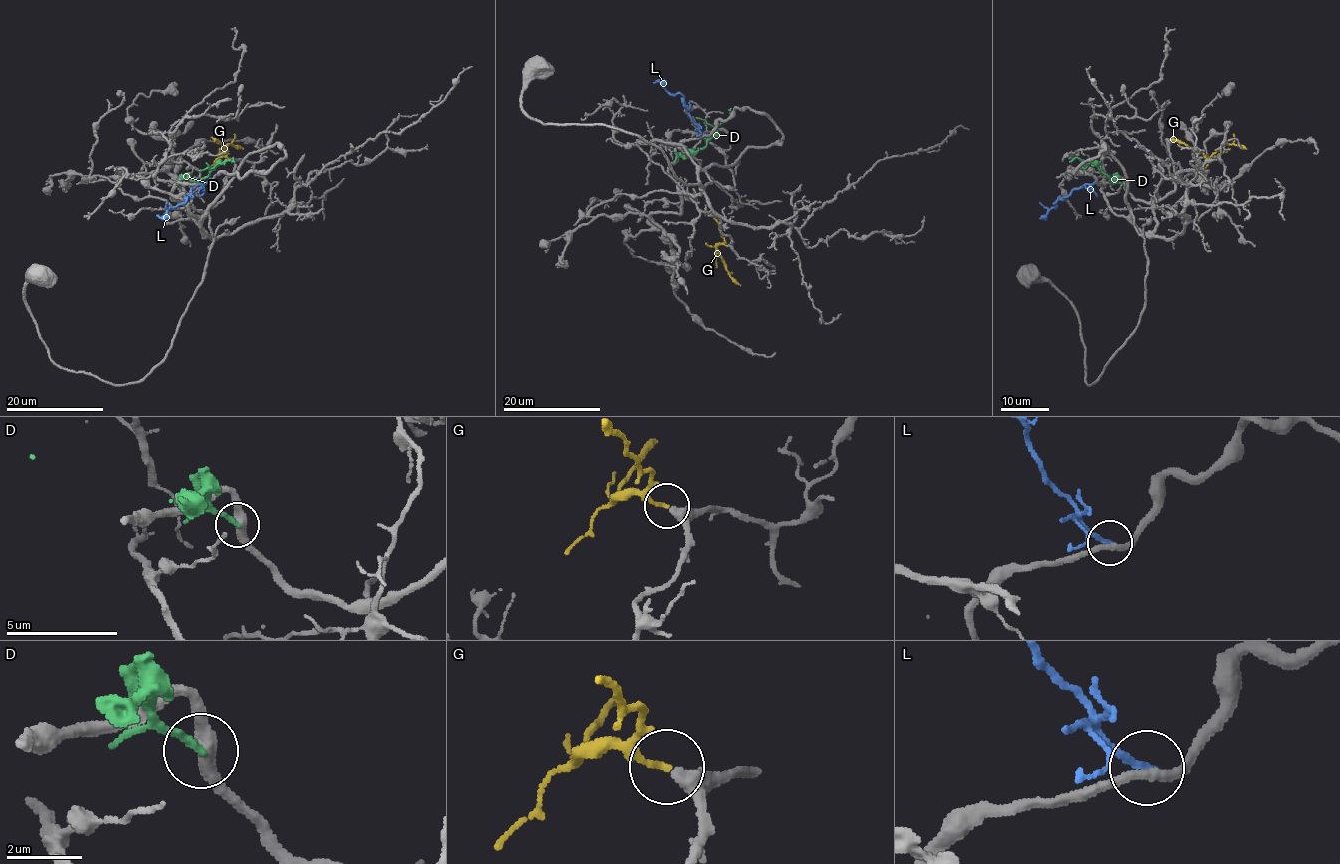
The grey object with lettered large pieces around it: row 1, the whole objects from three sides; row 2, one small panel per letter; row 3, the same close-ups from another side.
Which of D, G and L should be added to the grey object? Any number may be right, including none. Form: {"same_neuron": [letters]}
{"same_neuron": ["G"]}

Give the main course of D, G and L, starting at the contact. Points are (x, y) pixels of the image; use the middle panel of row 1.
D: (674, 163), (678, 157), (695, 154), (701, 149), (729, 118), (731, 108)
G: (728, 245), (719, 244), (717, 252), (728, 273), (740, 285)
L: (706, 135), (691, 119), (680, 93), (669, 93), (659, 81), (654, 83)

